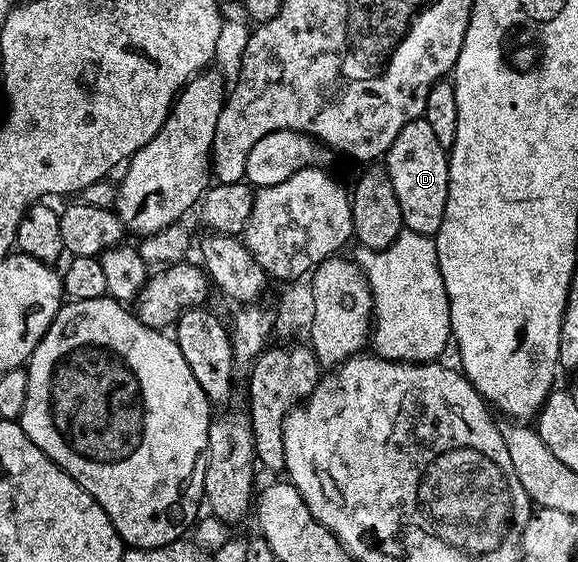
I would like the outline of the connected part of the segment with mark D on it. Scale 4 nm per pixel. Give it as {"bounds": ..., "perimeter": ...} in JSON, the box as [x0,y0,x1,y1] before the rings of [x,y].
{"bounds":[384,117,450,235],"perimeter":[[[425,117],[412,120],[400,128],[400,136],[392,144],[392,148],[384,156],[384,165],[392,180],[392,188],[396,188],[396,200],[400,200],[402,224],[405,229],[417,234],[437,235],[440,224],[444,220],[444,208],[448,200],[448,180],[450,179],[450,160],[447,147],[436,140],[436,132],[426,123]]]}

